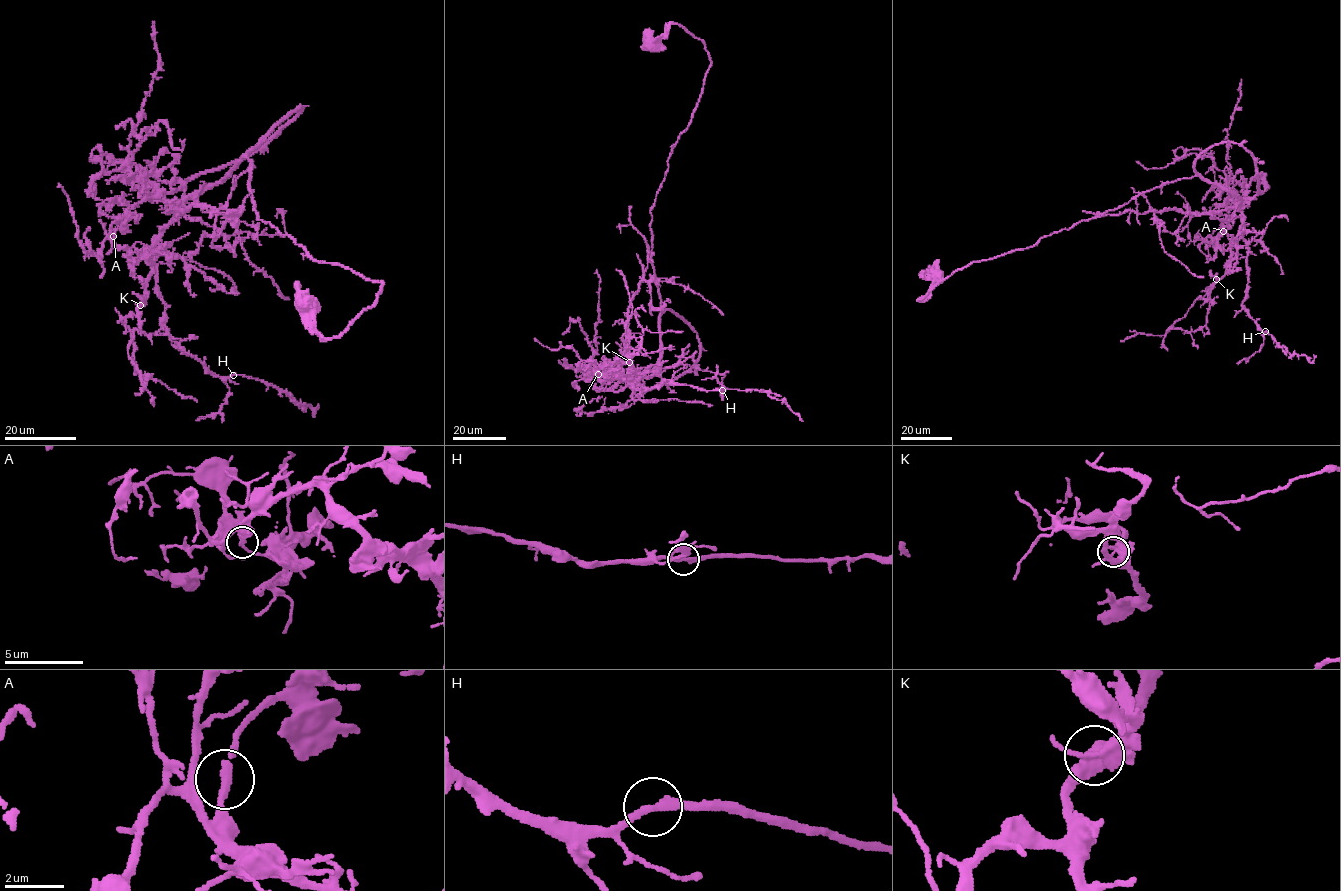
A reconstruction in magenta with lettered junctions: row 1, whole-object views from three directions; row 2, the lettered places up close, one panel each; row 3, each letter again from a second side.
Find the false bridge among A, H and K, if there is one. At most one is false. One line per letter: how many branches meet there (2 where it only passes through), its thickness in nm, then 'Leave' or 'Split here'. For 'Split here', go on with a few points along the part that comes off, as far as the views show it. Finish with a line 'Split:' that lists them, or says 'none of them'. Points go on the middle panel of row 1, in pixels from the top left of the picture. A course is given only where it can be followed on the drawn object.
A: Branches: 2. Thickness 240 nm. Split here. Course of the part to remove: (598, 374), (607, 375), (598, 376), (602, 397), (605, 376), (629, 367), (630, 308)
H: Branches: 2. Thickness 240 nm. Leave
K: Branches: 3. Thickness 360 nm. Leave
Split: A

